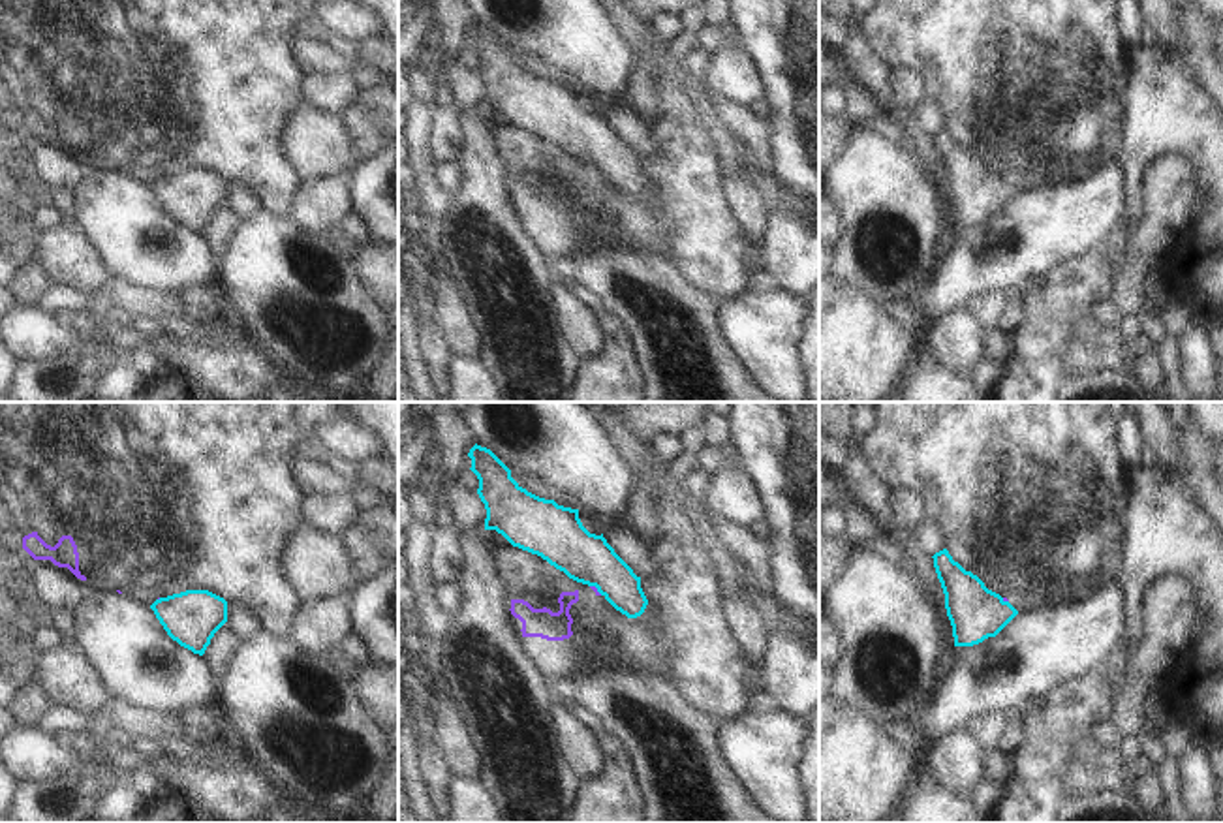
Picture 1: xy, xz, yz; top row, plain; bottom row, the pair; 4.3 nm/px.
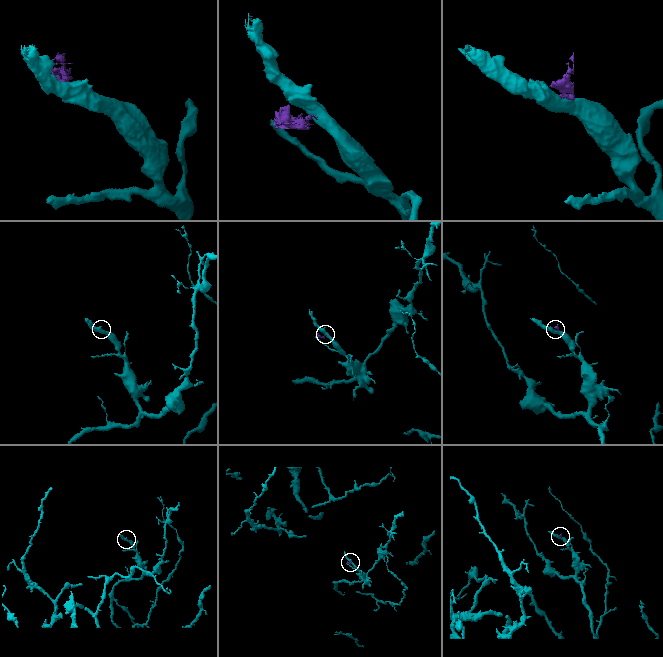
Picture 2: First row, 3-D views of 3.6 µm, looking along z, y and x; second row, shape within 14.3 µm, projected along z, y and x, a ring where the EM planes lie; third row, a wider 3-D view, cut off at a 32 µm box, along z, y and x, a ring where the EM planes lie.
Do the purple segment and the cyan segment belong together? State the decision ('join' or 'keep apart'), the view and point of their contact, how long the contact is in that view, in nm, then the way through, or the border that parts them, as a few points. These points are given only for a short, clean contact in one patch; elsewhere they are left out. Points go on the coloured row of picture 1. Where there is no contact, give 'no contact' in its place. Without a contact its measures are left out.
keep apart; meets purple in xz at (596, 589); contact 70 nm long; border along xz (590, 585), (602, 594)

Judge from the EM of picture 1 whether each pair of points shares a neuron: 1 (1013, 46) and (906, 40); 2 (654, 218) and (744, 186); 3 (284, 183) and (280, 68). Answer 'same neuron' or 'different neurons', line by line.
1: same neuron
2: different neurons
3: same neuron

